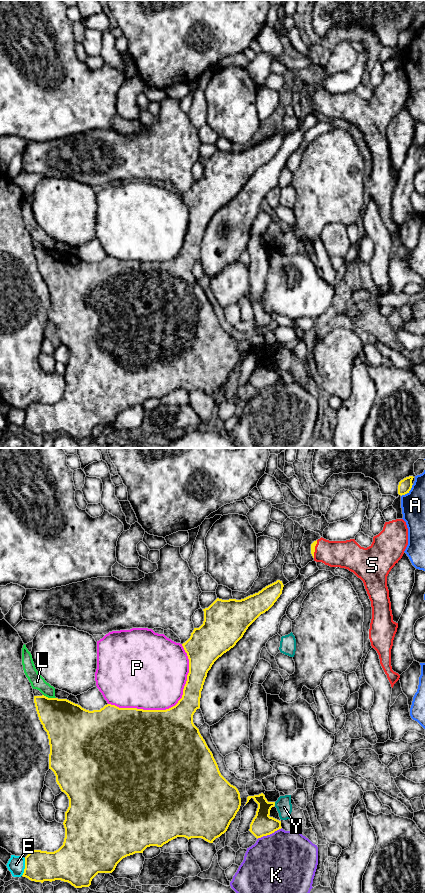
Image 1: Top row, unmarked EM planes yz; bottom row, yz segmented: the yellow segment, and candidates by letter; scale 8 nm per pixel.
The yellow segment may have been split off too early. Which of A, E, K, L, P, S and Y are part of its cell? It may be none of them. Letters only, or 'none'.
S

